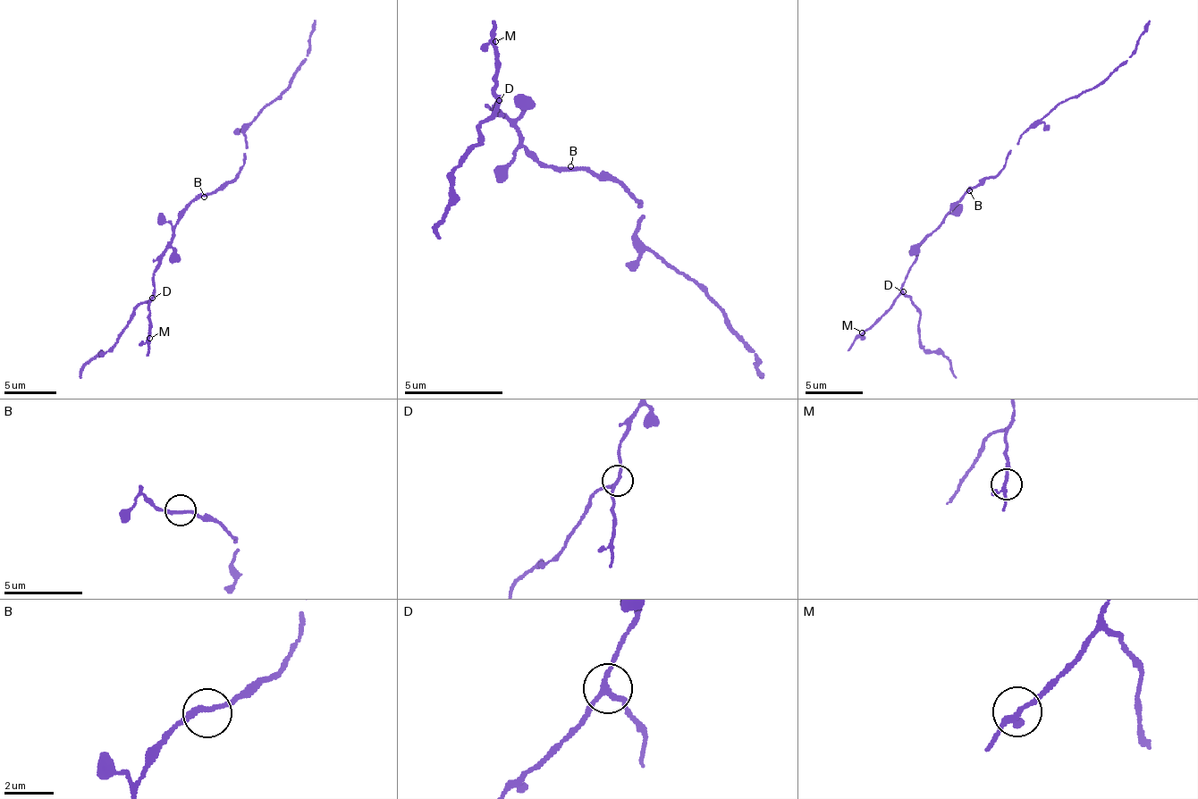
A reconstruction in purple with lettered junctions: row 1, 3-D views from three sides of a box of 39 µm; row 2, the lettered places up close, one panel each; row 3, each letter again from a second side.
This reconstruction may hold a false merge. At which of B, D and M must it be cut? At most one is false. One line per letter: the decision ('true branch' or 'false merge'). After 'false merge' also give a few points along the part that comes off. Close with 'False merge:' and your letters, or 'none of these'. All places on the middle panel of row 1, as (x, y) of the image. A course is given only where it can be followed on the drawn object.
B: true branch
D: false merge; foreign part runs (501, 99), (477, 142), (467, 152), (453, 173), (453, 198), (435, 225), (442, 237)
M: true branch
False merge: D

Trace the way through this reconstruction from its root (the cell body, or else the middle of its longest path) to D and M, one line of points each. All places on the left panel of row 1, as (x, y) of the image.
D: (204, 194), (198, 194), (193, 199), (175, 227), (173, 235), (154, 274), (153, 298)
M: (204, 194), (193, 199), (175, 227), (154, 274), (149, 338)

